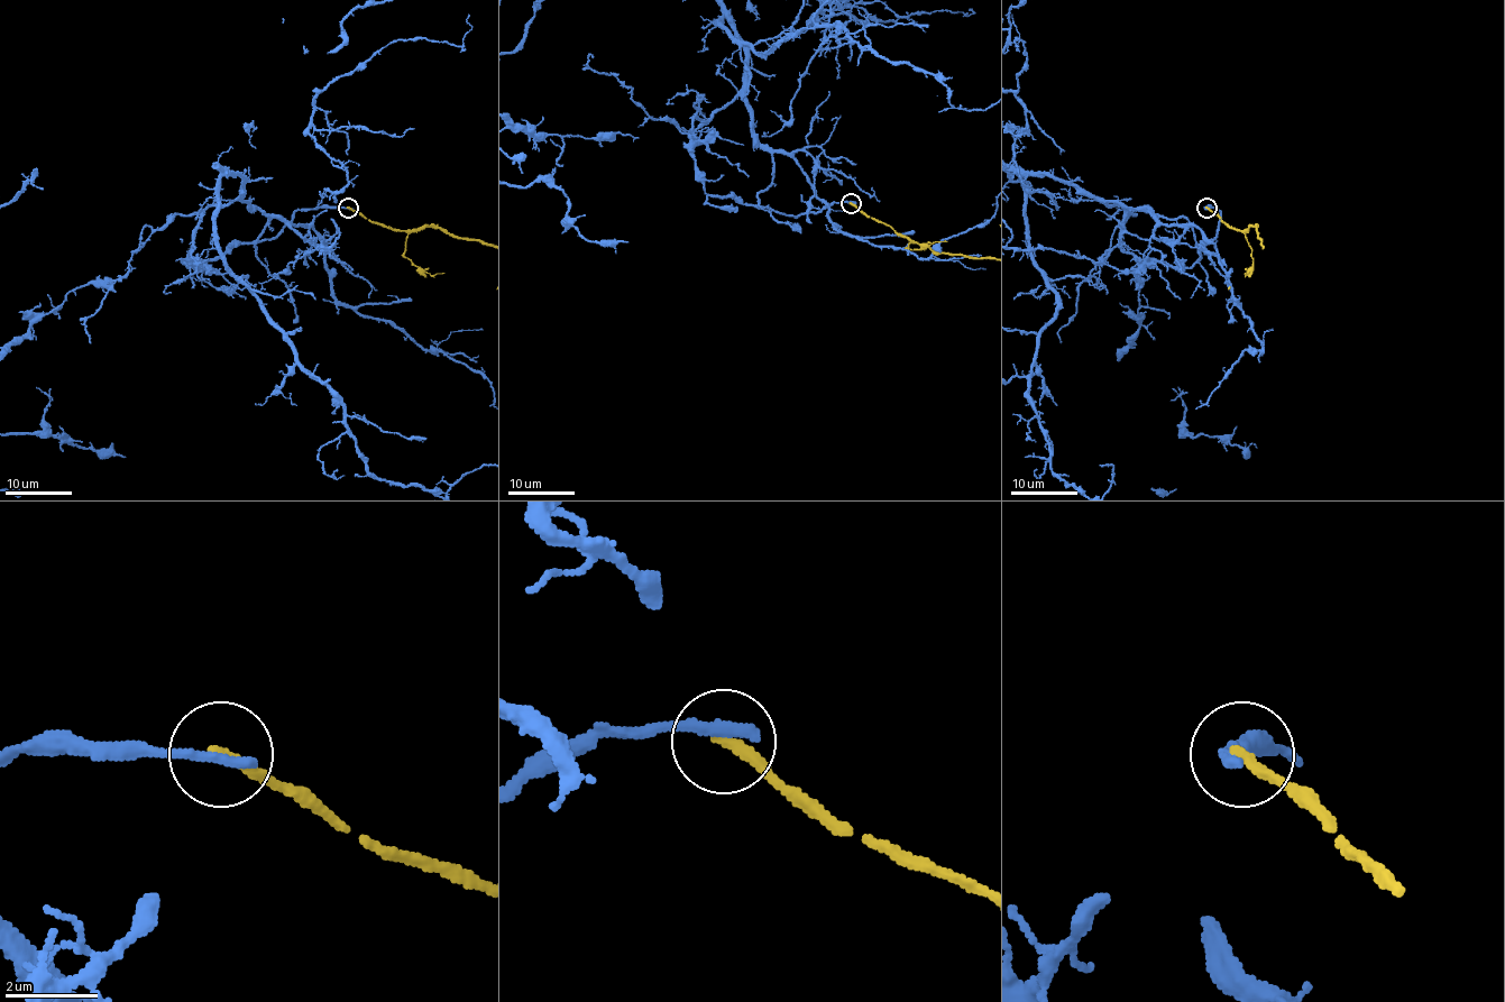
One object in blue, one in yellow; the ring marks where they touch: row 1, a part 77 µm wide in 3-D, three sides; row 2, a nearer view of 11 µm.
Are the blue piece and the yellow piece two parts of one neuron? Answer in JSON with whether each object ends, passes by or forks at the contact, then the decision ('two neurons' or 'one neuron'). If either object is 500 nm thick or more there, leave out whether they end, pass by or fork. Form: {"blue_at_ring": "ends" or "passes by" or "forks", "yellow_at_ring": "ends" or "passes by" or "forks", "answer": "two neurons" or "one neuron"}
{"blue_at_ring": "ends", "yellow_at_ring": "ends", "answer": "two neurons"}

